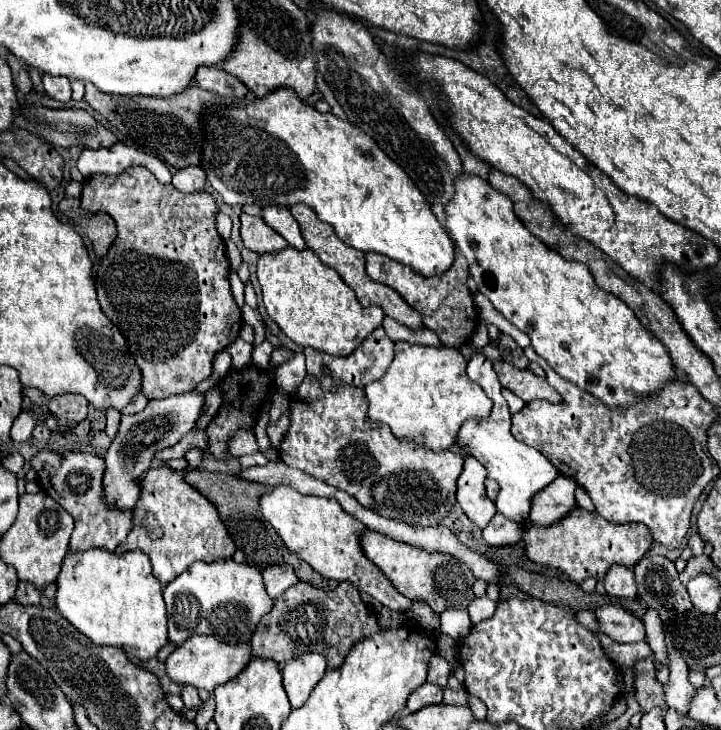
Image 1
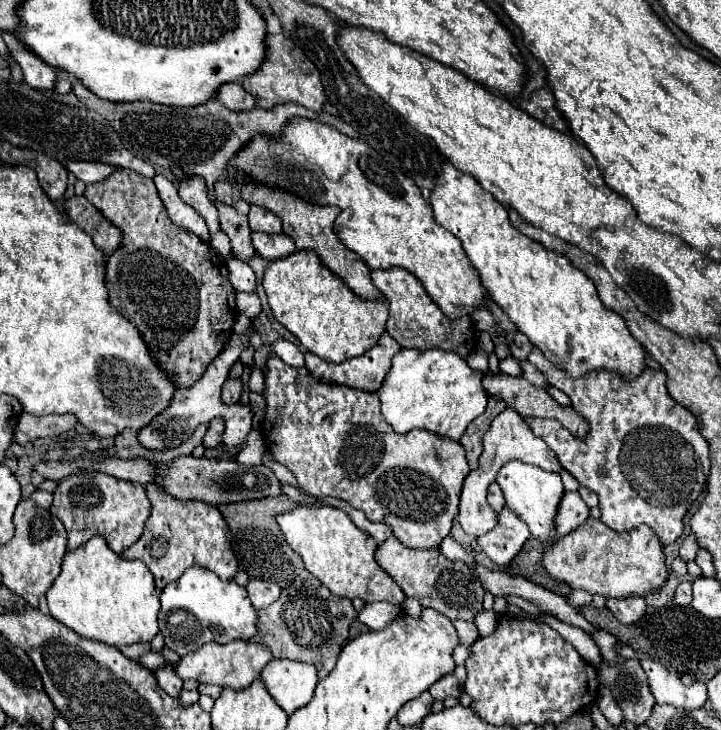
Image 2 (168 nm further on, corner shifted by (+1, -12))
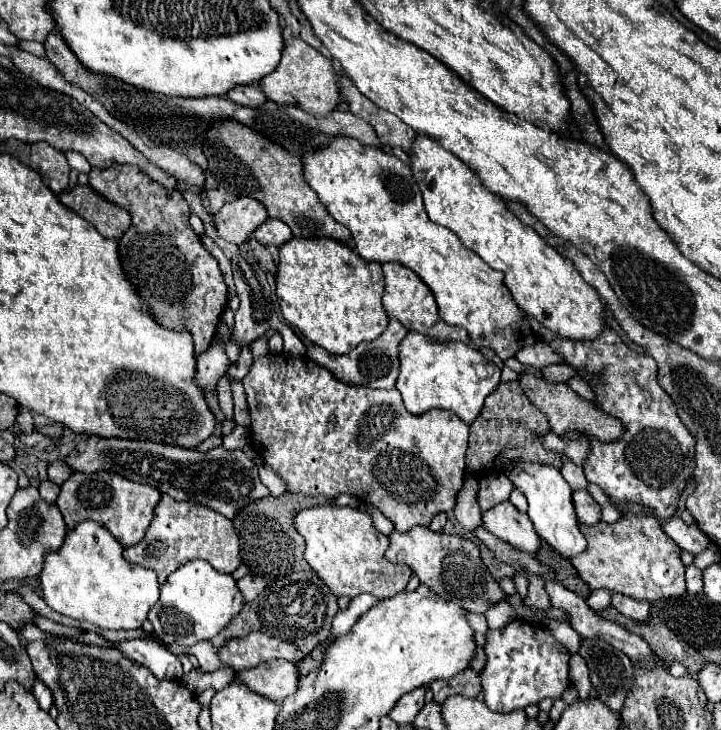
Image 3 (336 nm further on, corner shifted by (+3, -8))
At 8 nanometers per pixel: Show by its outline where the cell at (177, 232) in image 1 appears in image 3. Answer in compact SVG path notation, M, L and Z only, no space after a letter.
M111 166L107 170L93 168L89 172L89 184L93 186L93 190L97 190L113 204L119 204L129 210L133 222L131 228L119 240L121 260L127 270L127 276L137 286L139 294L147 300L147 306L151 308L157 322L161 322L165 328L177 328L177 330L187 328L191 332L195 342L195 354L199 356L209 348L217 332L219 316L227 300L227 286L223 282L217 260L203 248L201 238L193 232L189 224L189 206L185 198L181 196L179 190L165 190L163 186L153 182L147 174L143 174L137 166Z

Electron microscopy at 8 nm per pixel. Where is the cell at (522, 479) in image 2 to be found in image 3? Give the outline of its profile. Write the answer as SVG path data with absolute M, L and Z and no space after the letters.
M511 462L509 468L505 468L505 474L527 496L527 500L529 500L529 510L527 512L529 512L533 524L535 524L537 534L547 544L551 544L565 558L573 558L573 556L581 554L587 548L587 540L581 534L579 520L575 516L575 508L573 508L573 500L571 500L571 488L563 480L561 472L555 466Z

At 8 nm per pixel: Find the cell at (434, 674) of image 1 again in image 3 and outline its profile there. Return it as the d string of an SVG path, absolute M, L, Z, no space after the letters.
M467 668L461 674L465 674L465 678L463 678L463 682L465 682L465 696L467 698L475 698L481 692L481 676L479 676L479 672Z

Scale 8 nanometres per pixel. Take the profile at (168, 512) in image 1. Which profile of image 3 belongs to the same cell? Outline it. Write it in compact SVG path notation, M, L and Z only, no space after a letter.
M167 494L161 496L145 538L135 546L125 548L123 554L127 562L135 562L139 566L155 570L159 576L159 584L165 584L171 572L175 572L179 566L193 558L207 560L221 574L233 574L241 564L239 536L231 520L227 520L219 512L213 512L211 508L205 508L203 504L177 502Z

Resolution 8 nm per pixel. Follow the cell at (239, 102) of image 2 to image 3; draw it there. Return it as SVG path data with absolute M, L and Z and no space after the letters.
M237 86L227 94L227 98L231 98L235 104L241 104L247 108L259 108L267 100L257 86Z

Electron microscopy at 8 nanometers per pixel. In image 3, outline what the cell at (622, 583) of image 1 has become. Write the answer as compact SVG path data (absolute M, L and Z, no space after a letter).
M619 592L613 594L611 606L617 608L623 616L633 618L633 620L639 620L639 622L647 620L647 616L649 616L649 602L645 602L645 600L635 600L635 598L625 596L625 594L619 594Z

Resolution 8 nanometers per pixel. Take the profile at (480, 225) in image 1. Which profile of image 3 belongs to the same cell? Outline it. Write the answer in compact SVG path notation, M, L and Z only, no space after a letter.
M417 134L407 154L431 222L455 232L483 262L493 270L501 270L505 274L505 286L527 316L537 318L545 328L555 330L563 338L591 340L601 332L605 316L595 288L581 278L571 260L563 258L533 228L521 224L505 208L503 198L489 192L463 160L427 134Z

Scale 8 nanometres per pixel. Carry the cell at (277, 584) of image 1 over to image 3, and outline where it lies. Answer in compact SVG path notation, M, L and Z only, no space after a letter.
M247 574L243 578L237 580L237 588L241 590L245 602L251 602L257 598L257 594L263 592L265 588L265 580L261 576L255 576L255 574Z

